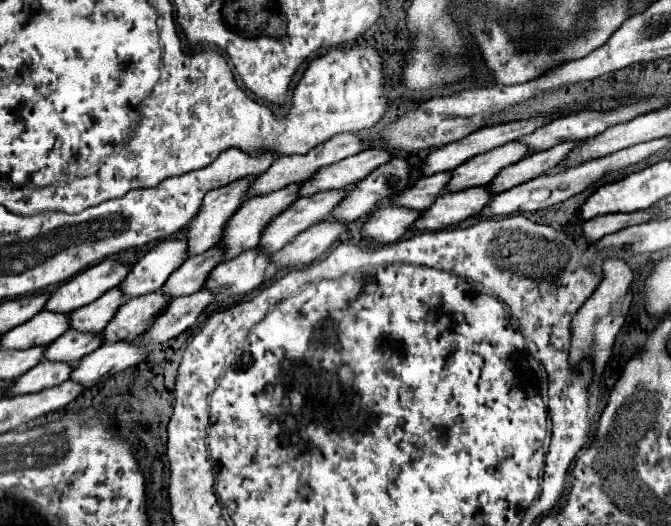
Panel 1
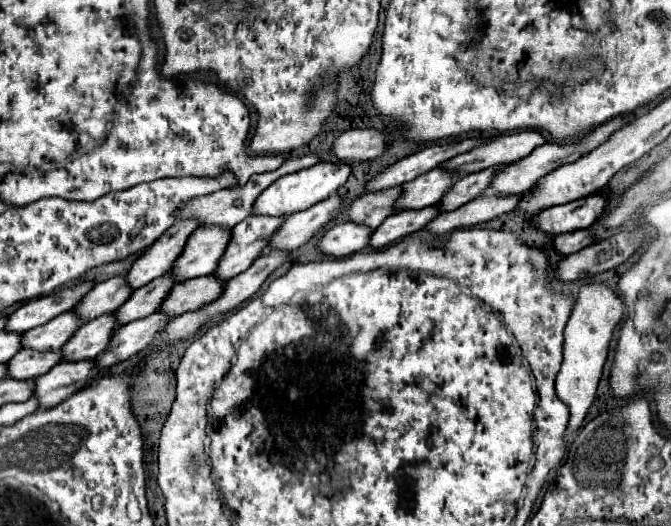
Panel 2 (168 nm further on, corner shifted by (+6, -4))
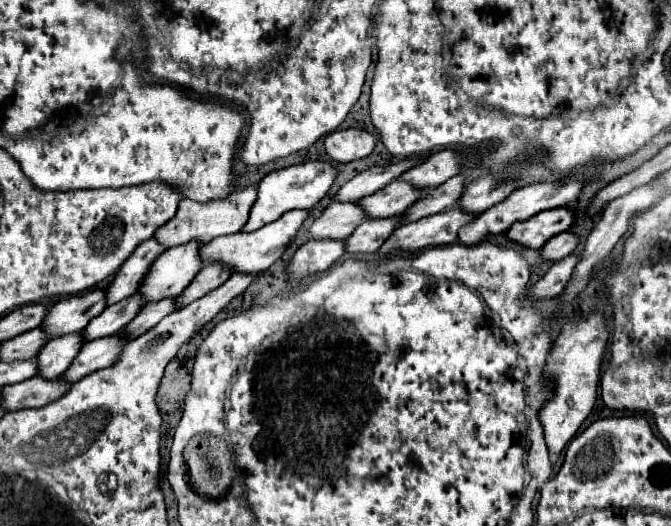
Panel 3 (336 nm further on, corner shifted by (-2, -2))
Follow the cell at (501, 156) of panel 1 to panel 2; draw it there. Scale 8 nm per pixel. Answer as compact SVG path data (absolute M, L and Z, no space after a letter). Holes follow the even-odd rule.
M442 168L430 170L426 174L420 174L416 180L404 182L400 198L396 200L396 210L420 210L434 206L444 192L454 184L454 176L450 172L442 172Z

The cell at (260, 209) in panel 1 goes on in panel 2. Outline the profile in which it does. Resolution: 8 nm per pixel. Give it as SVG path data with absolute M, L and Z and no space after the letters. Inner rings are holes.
M218 226L196 228L188 236L188 244L184 246L182 254L174 260L168 272L174 276L176 282L212 274L220 256L224 254L228 240L230 240L230 230Z

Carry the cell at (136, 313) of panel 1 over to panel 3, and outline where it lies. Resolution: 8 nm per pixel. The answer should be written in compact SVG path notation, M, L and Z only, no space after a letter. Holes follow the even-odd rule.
M82 332L80 334L68 334L64 338L52 338L42 352L38 354L38 374L44 378L58 378L62 376L68 366L72 364L72 360L76 358L76 354L82 350L84 346L84 338Z

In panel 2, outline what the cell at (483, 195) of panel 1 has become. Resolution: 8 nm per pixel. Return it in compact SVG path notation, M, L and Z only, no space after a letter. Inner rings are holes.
M428 206L424 210L402 210L402 212L396 212L396 214L388 216L388 220L384 220L372 232L368 246L370 248L384 248L388 244L394 244L396 240L422 230L432 218L436 218L436 214L440 214L440 210L436 206Z

